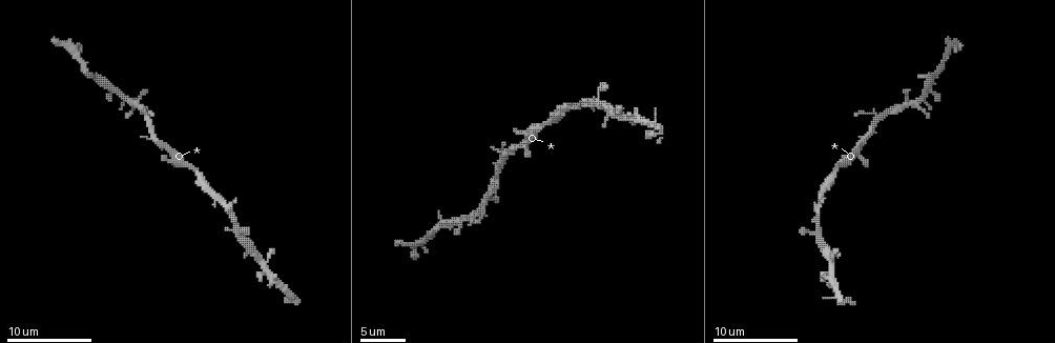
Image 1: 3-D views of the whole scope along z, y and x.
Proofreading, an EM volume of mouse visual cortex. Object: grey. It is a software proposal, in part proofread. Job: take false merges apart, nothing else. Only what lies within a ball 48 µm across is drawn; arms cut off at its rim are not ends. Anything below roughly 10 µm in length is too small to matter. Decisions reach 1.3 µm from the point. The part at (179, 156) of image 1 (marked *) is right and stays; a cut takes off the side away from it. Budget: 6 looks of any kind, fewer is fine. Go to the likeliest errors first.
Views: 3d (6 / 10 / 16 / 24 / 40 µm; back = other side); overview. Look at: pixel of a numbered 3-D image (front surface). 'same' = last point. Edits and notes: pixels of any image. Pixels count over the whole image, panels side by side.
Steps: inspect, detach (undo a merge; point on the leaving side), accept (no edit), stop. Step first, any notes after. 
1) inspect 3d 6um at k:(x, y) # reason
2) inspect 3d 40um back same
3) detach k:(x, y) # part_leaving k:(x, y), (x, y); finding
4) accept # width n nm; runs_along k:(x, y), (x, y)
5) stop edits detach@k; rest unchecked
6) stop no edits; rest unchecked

inspect 3d 10um at 1:(832, 182) # narrows sharply

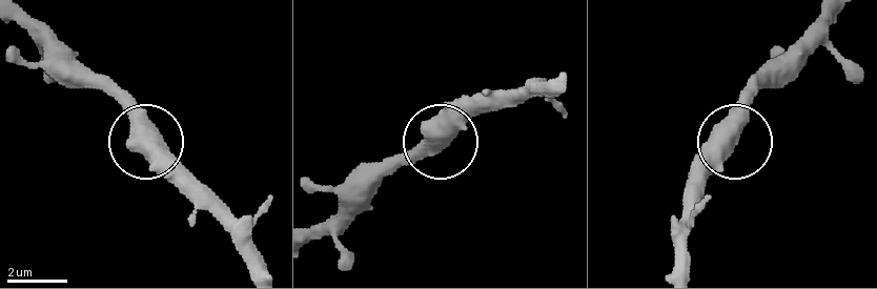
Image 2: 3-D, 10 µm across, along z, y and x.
inspect 3d 10um back at 2:(431, 139) # other side

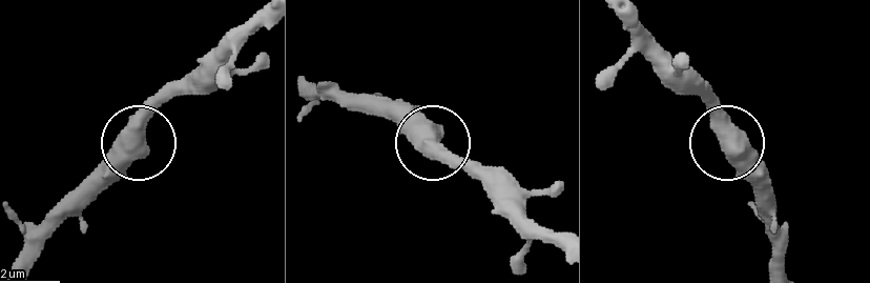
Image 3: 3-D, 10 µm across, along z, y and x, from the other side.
accept # runs_along 3:(208, 57), (92, 187); continuous, no second neuron

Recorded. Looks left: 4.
inspect 3d 10um at 1:(472, 214) # thin neck

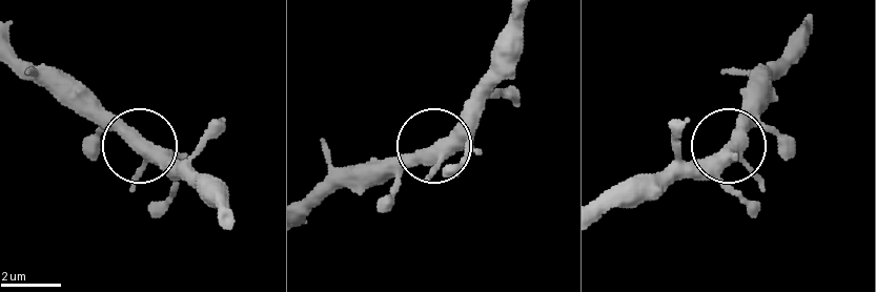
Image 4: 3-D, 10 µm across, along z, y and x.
accept # runs_along 4:(225, 224), (93, 94); all the same neuron

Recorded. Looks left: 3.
inspect 3d 6um at 1:(936, 71)

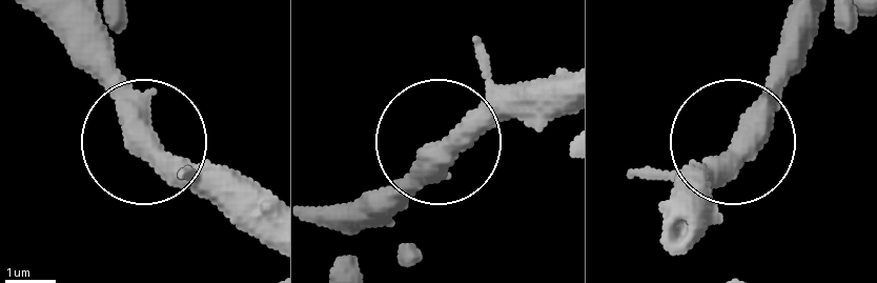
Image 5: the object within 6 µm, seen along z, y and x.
accept # width 470 nm; continuous, no second neuron

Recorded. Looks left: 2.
stop no edits; rest unchecked

